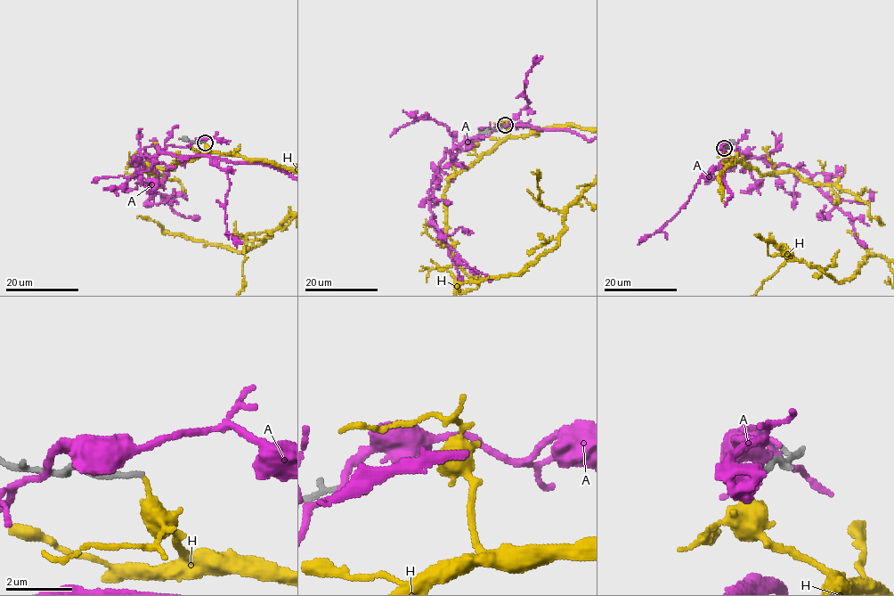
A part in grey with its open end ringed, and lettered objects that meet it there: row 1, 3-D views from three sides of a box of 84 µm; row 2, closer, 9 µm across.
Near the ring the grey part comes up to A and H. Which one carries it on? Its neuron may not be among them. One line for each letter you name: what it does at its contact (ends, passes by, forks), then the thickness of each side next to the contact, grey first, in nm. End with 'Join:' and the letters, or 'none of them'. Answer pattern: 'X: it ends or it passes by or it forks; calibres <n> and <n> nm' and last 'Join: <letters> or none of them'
Join: none of them

